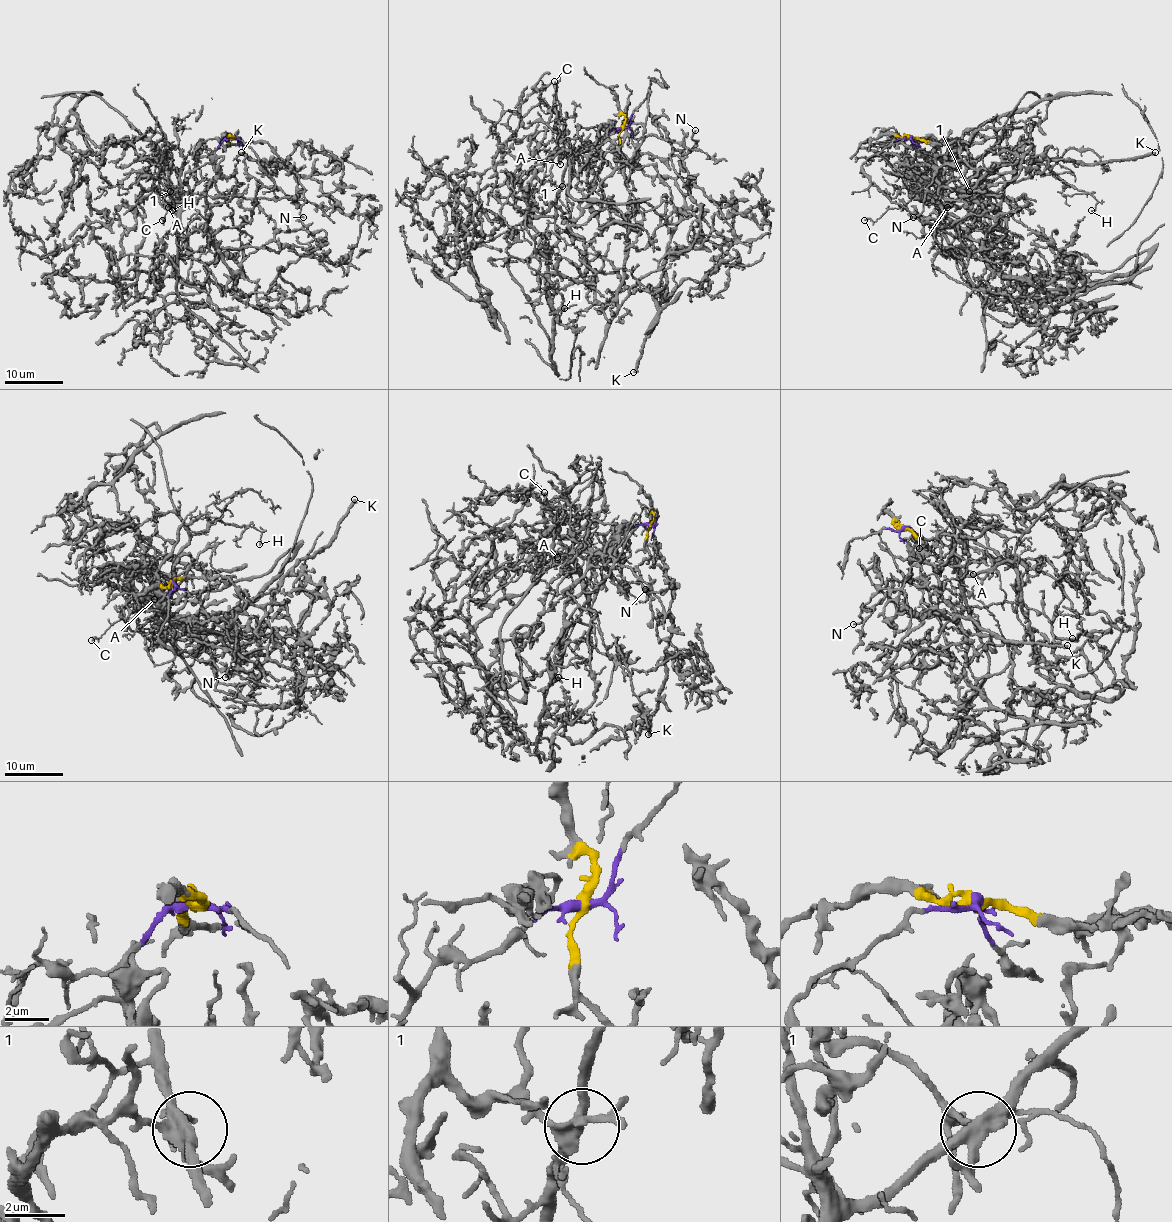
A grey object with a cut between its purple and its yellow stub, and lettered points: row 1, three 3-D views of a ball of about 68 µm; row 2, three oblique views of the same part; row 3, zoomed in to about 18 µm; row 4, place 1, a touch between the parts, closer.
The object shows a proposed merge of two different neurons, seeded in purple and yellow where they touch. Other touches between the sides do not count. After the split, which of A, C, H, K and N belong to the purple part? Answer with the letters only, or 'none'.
A, C, H

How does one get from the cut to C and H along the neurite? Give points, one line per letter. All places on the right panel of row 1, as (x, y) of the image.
C: (911, 138), (923, 156), (933, 158), (935, 196), (916, 191), (904, 208), (888, 209), (874, 221), (864, 219)
H: (911, 138), (933, 158), (935, 194), (945, 205), (1004, 162), (1030, 162), (1091, 194), (1098, 203), (1091, 210)

